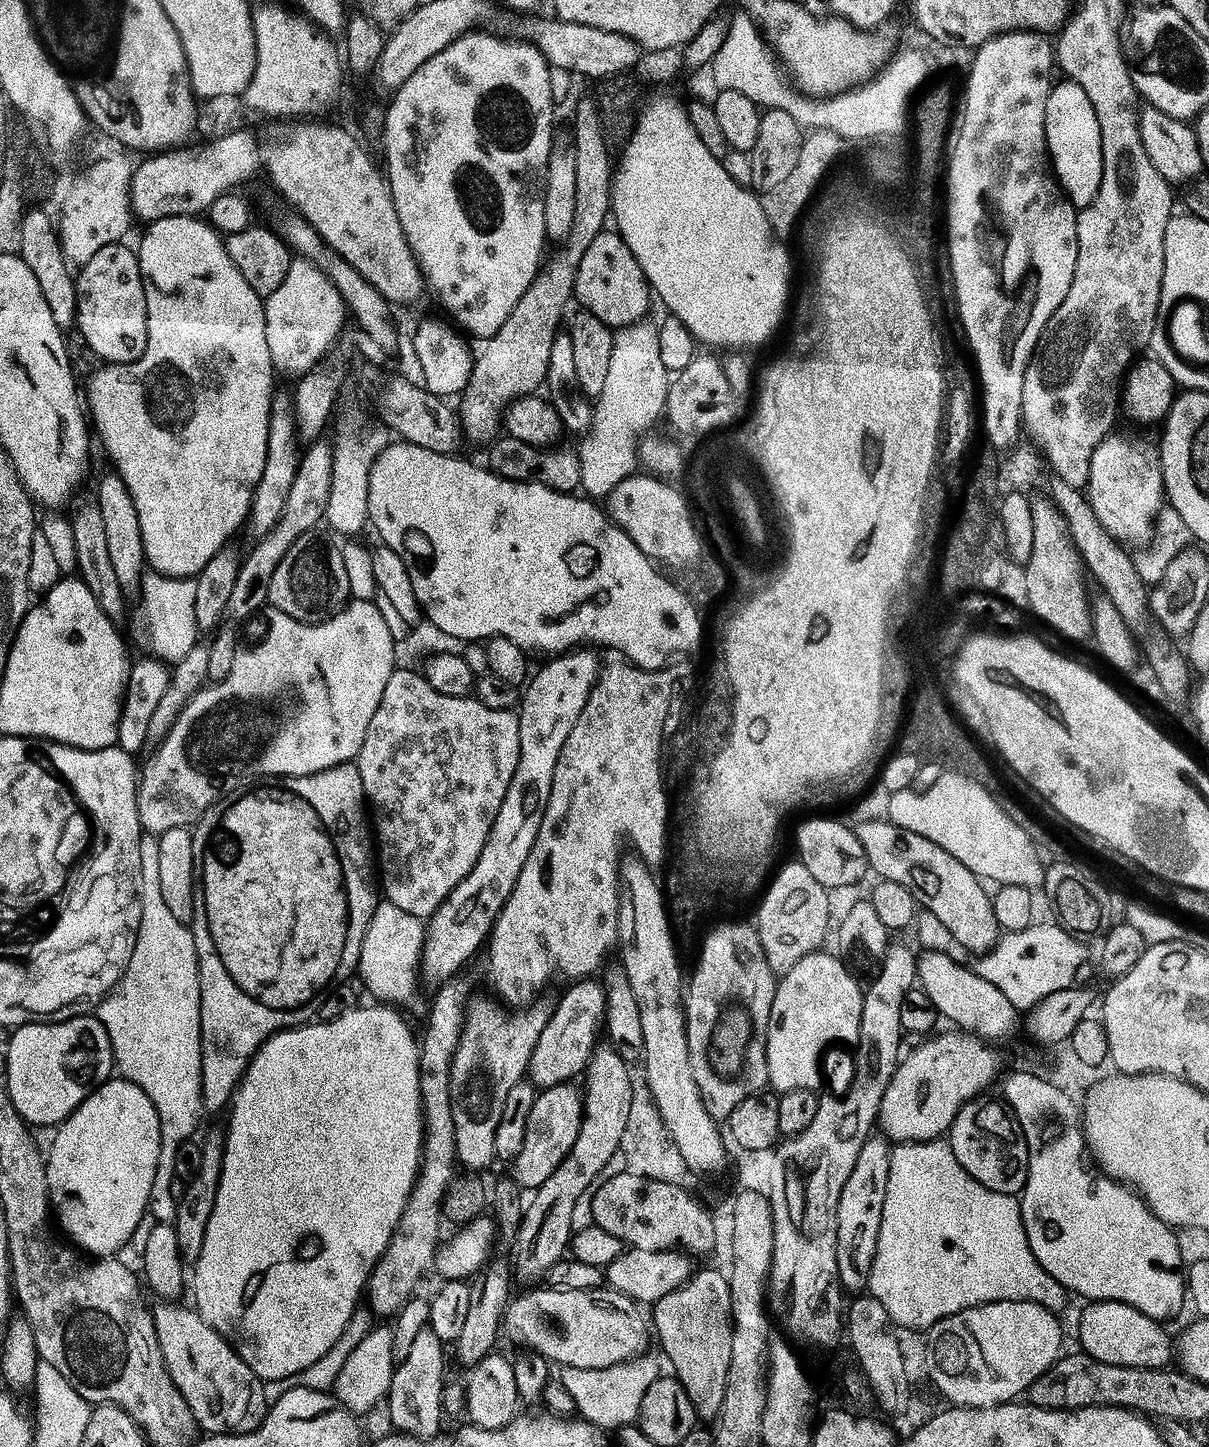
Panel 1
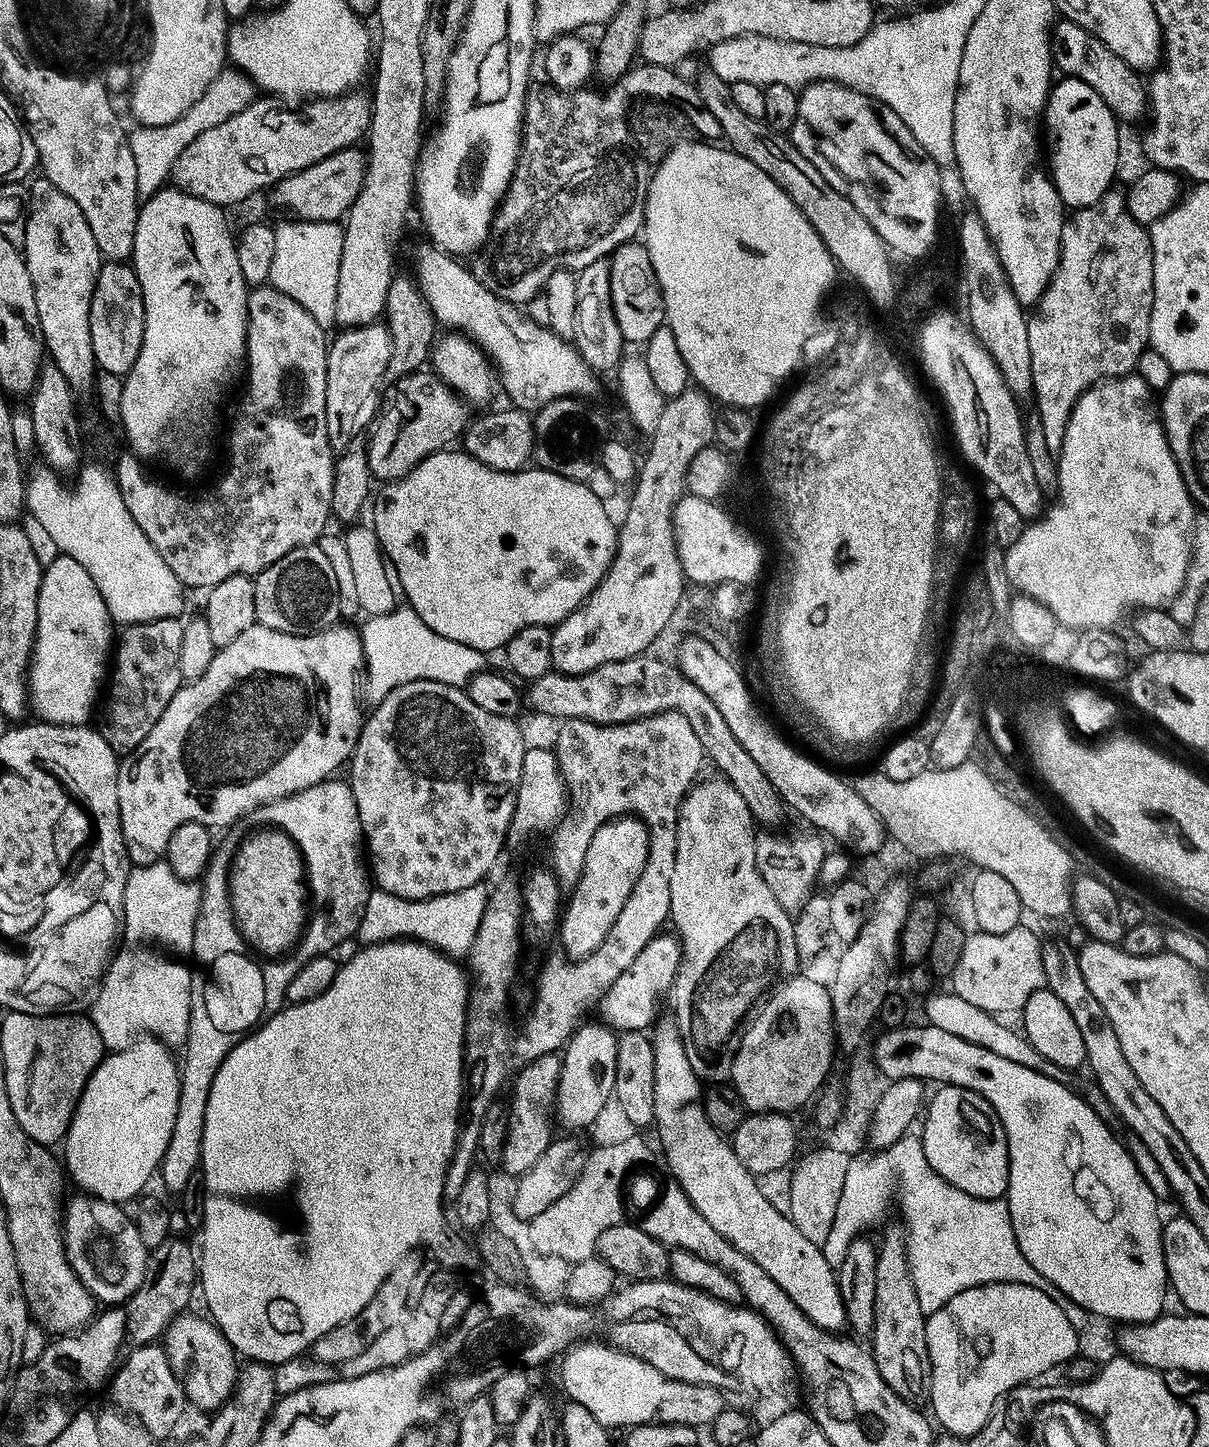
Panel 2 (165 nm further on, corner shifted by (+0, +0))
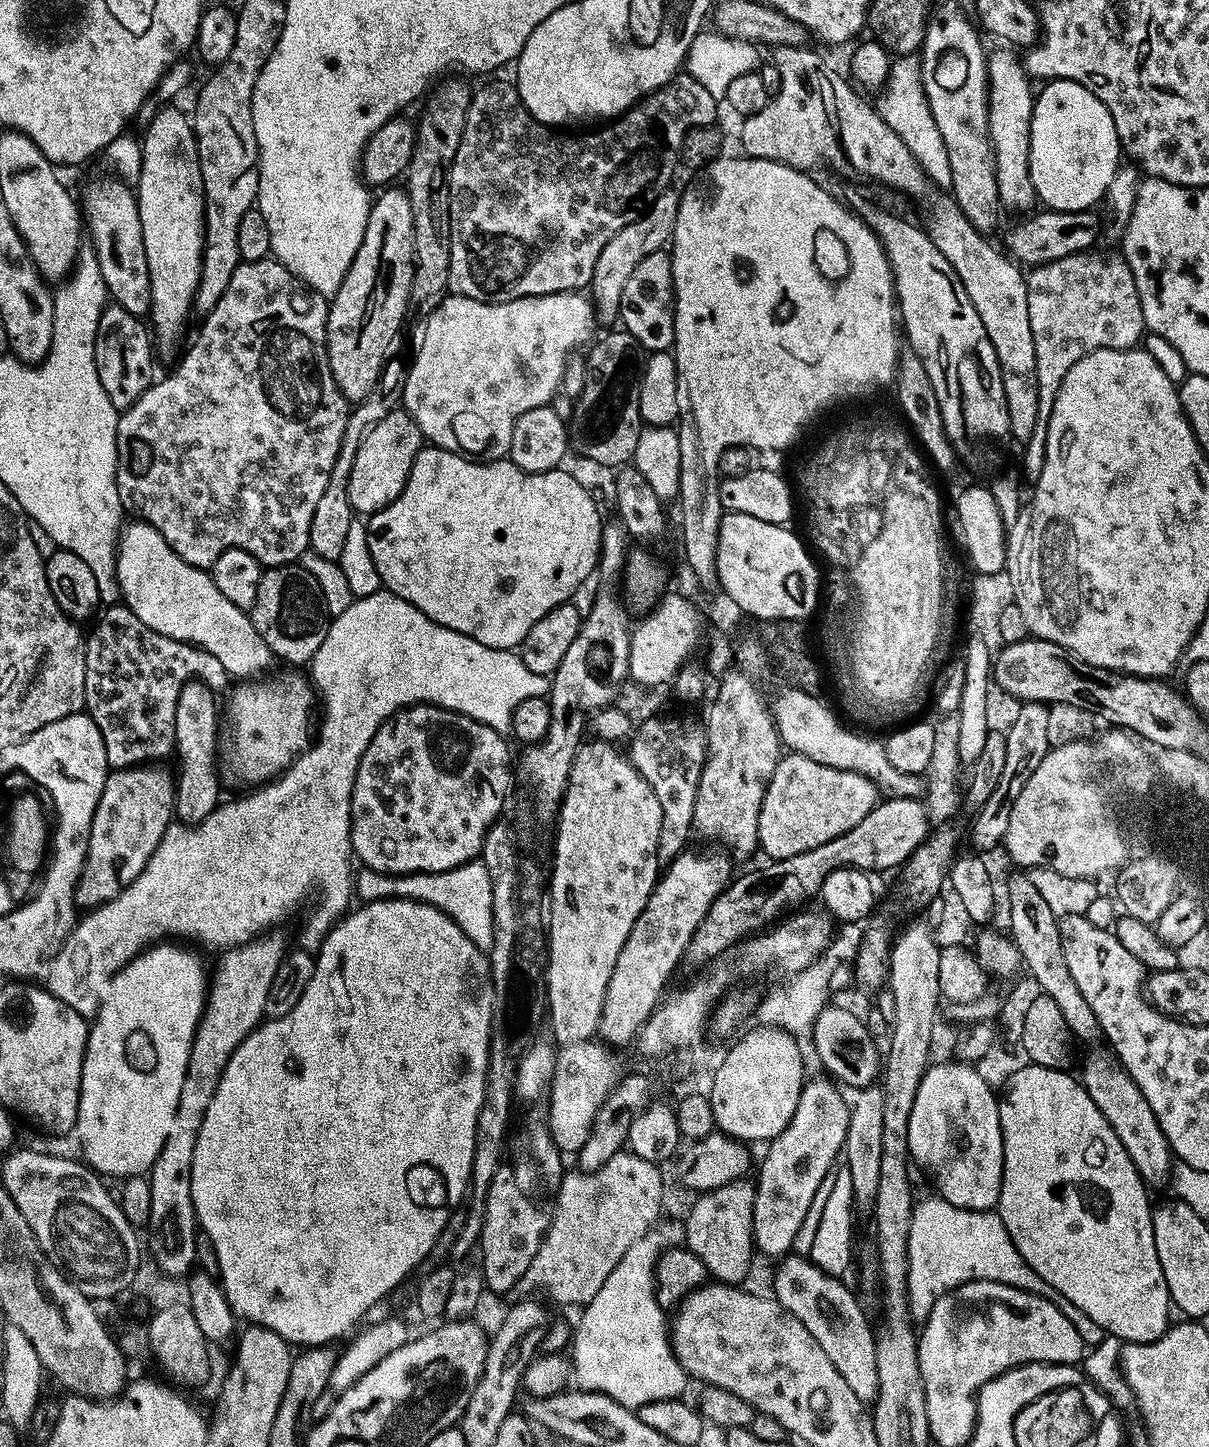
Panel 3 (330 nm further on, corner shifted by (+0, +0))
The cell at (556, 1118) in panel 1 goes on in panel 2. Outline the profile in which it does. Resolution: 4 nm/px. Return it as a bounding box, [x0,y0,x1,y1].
[555,1022,617,1130]

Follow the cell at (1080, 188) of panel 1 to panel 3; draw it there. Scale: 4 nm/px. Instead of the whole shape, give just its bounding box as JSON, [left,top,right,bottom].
[1030,80,1122,211]

